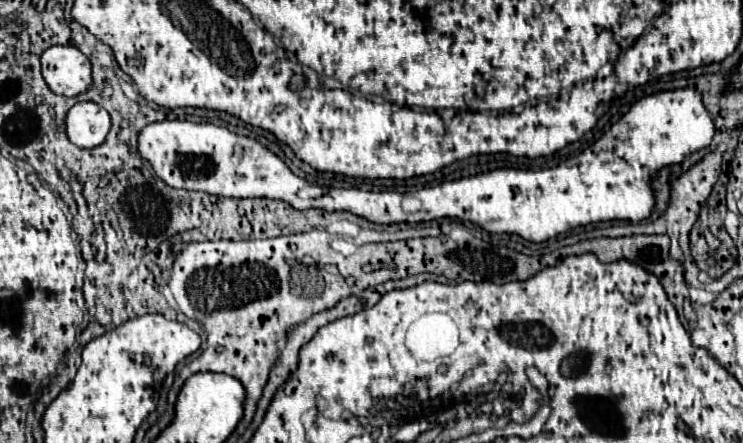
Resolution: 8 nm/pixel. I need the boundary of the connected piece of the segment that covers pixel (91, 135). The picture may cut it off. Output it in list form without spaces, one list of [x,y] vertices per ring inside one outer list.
[[[93,101],[75,103],[69,109],[65,123],[67,123],[69,141],[83,149],[101,145],[111,127],[109,113]]]

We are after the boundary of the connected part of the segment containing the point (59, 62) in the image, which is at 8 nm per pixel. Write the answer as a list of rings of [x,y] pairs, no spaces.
[[[53,45],[41,53],[41,71],[49,89],[73,97],[91,85],[89,59],[71,45]]]

